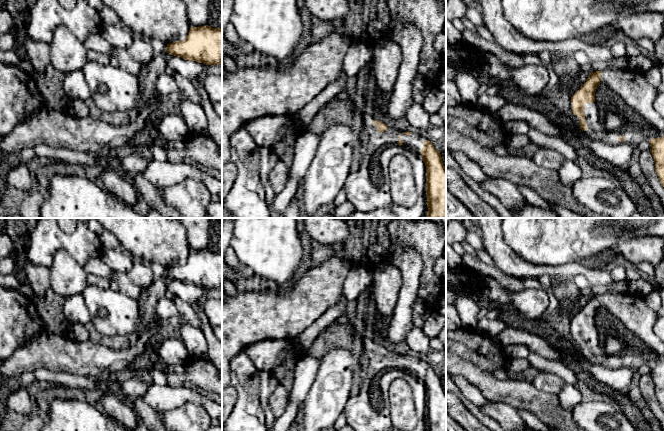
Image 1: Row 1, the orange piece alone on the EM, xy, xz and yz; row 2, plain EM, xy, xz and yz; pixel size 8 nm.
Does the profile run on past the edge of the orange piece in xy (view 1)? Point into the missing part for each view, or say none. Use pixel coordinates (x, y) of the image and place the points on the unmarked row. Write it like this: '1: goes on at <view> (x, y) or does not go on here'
1: does not go on here

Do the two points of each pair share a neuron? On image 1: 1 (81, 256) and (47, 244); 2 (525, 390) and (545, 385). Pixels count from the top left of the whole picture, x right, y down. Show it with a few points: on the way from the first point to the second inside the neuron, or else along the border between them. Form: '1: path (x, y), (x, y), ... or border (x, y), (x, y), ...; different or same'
1: path (73, 248), (69, 244), (55, 244); same
2: border (531, 383), (541, 390), (556, 395); different

